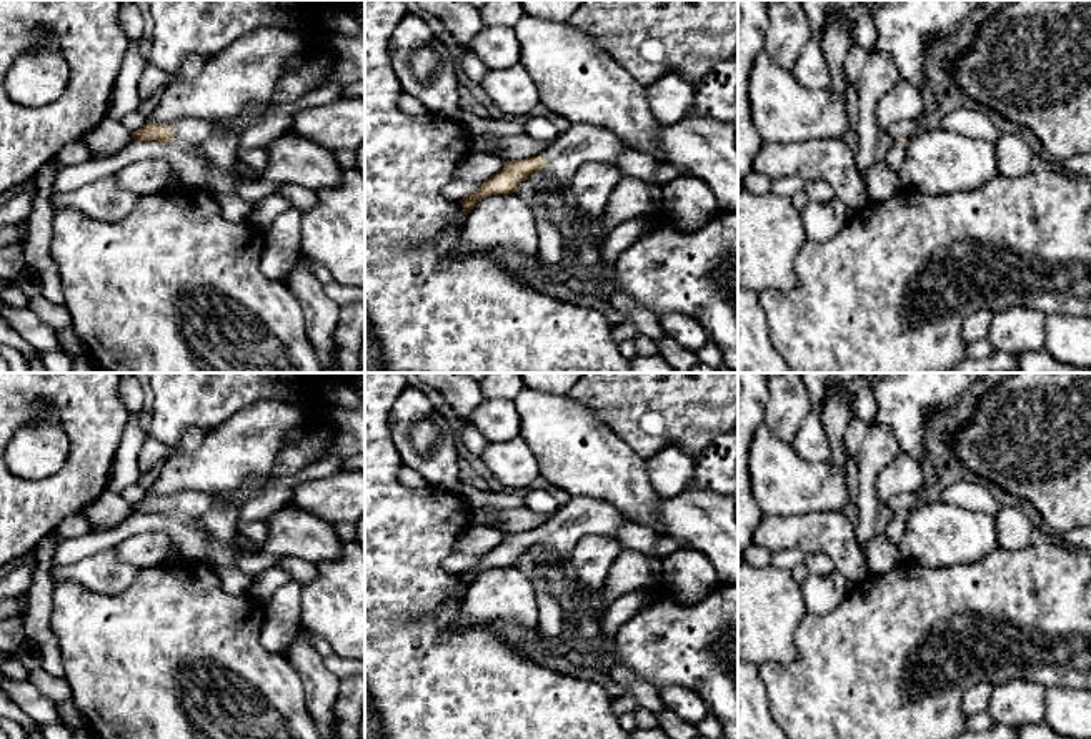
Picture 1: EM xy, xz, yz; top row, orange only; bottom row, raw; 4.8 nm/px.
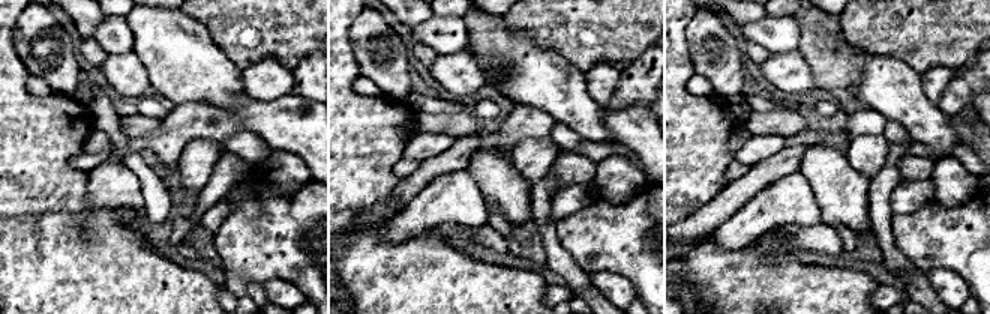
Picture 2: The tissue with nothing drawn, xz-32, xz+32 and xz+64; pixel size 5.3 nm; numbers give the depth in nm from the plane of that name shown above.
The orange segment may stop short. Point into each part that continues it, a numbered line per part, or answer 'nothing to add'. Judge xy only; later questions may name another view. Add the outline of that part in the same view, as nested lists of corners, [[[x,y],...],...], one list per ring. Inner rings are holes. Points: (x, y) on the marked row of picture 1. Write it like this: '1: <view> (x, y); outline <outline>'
1: xy (190, 132); outline [[[273,102],[265,105],[252,103],[240,115],[222,120],[205,120],[205,118],[183,118],[173,122],[172,131],[175,143],[185,148],[203,146],[215,133],[222,131],[225,136],[240,136],[248,126],[258,123]]]

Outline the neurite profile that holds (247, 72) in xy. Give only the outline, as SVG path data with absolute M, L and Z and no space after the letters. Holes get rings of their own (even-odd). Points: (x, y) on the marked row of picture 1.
M270 27L240 37L210 57L198 73L188 72L162 88L157 108L145 123L232 118L252 103L273 102L286 62L305 42L293 30Z

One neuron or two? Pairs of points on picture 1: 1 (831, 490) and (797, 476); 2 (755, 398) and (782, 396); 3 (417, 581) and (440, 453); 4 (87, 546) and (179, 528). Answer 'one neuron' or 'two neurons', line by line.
1: one neuron
2: two neurons
3: two neurons
4: one neuron

